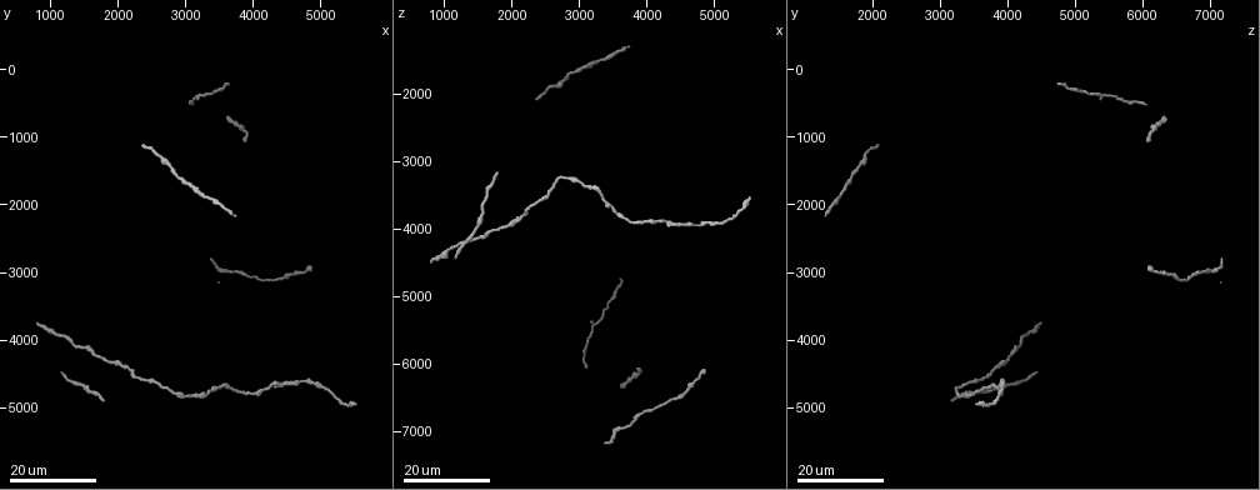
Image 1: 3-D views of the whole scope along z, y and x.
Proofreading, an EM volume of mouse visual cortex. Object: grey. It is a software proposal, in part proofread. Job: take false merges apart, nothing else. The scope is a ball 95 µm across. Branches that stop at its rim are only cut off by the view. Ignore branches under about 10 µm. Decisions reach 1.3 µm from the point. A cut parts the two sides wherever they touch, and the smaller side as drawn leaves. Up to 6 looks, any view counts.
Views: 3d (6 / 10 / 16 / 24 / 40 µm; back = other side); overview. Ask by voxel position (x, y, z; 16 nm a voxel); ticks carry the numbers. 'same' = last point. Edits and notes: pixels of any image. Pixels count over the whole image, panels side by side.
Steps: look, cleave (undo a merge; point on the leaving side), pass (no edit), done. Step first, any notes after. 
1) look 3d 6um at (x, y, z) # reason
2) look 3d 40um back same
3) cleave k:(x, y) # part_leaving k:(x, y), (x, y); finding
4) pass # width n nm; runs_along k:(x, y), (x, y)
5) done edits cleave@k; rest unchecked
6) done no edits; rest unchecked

look 3d 24um at (3000, 4850, 3300) # thick turns thin

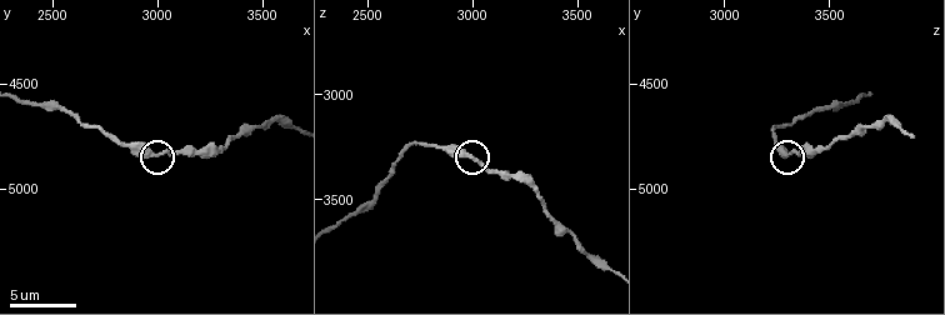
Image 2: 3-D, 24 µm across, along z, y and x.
look 3d 6um at (2990, 4830, 3300)

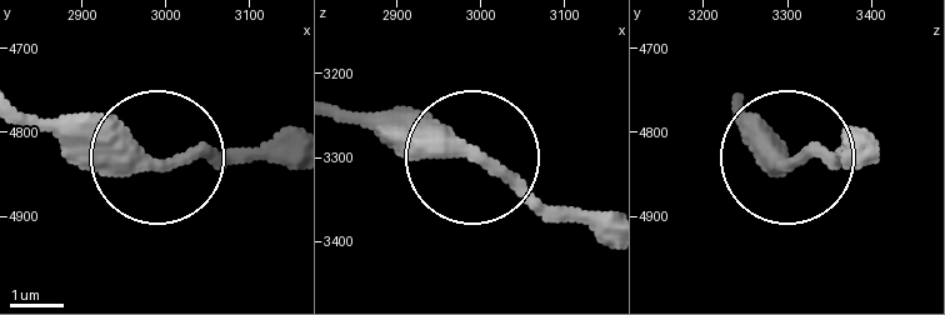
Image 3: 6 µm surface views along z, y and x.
pass # runs_along 3:(601, 233), (548, 220), (480, 166), (413, 158), (346, 121); continuous, no second cell

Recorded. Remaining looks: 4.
look 3d 24um at (1950, 4350, 3950) # thick turns thin

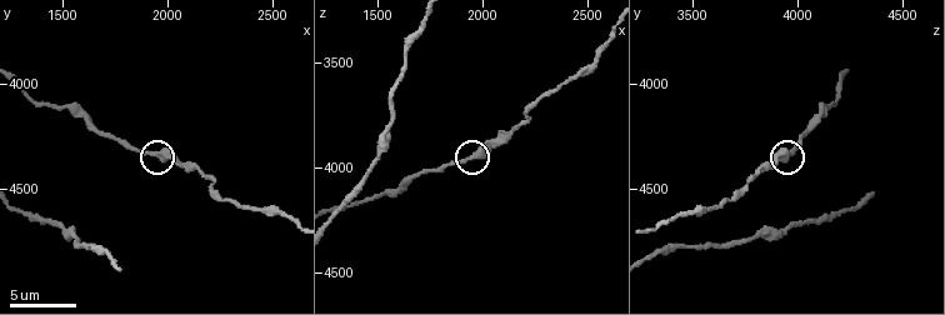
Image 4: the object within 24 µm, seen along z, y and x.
look 3d 6um at (1950, 4340, 3950) # zoom in

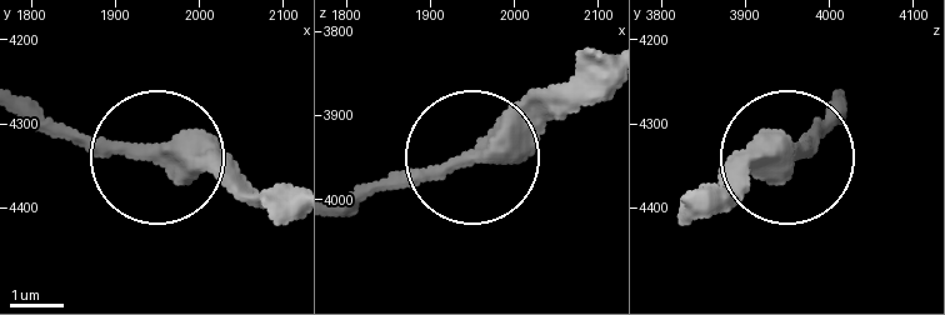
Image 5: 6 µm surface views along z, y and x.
pass # runs_along 5:(601, 55), (466, 158), (350, 198); one cell here

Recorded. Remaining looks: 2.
look 3d 6um at (2710, 4700, 3240)

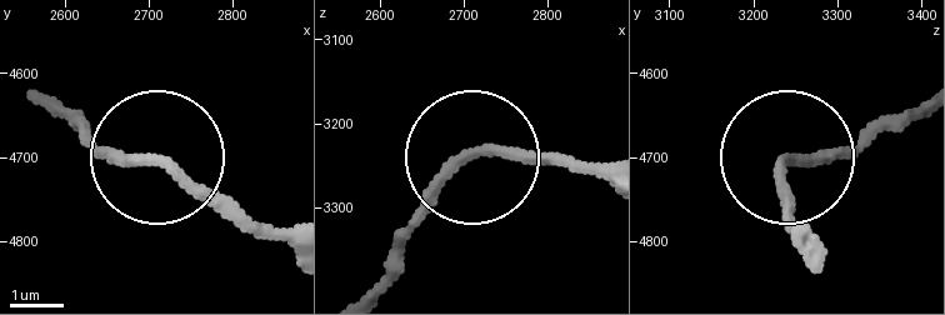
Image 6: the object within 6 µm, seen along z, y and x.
pass # runs_along 6:(815, 239), (788, 194), (788, 158), (851, 154), (886, 131); one cell here

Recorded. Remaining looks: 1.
done no edits; rest unchecked

